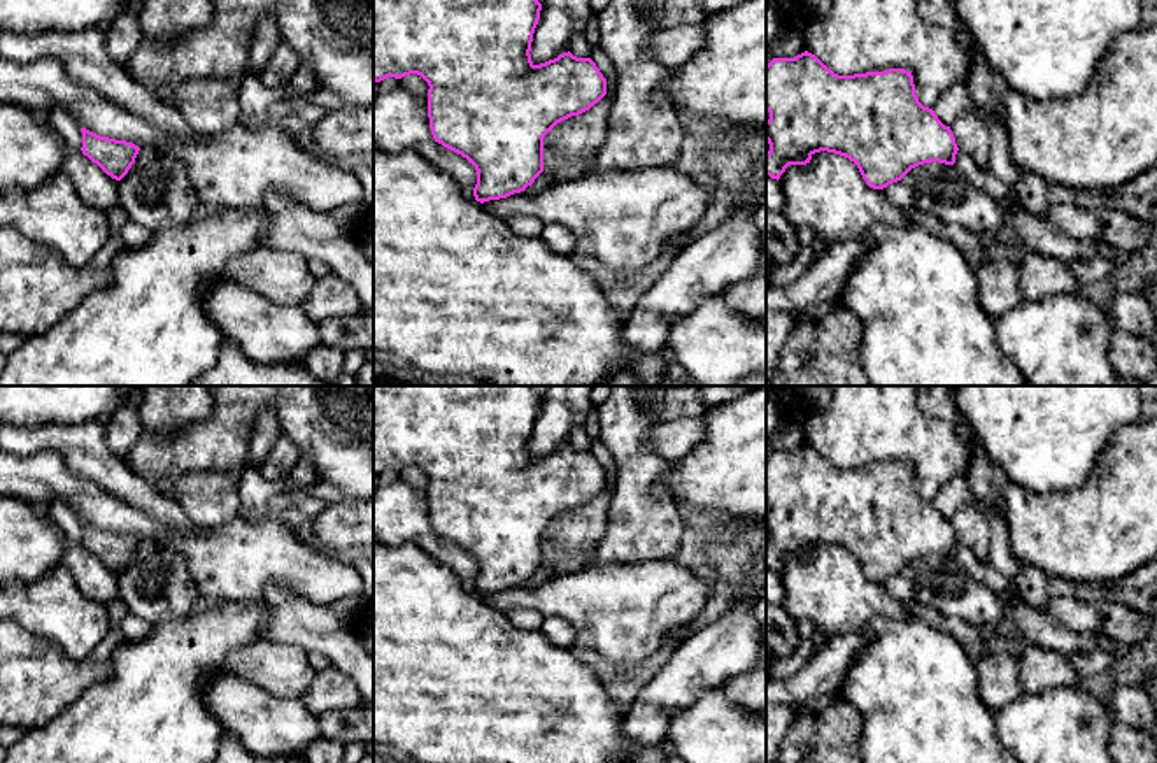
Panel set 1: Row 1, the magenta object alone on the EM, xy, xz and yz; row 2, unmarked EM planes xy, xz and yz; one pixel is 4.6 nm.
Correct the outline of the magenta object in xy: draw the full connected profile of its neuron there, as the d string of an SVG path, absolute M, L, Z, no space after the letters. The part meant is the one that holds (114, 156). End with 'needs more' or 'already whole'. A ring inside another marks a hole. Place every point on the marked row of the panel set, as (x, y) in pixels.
M81 128L81 132L82 154L96 163L107 175L121 181L135 163L140 147L126 140L100 137L86 128Z; already whole

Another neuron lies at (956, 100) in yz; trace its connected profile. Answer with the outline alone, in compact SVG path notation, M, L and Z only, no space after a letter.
M957 82L948 88L933 107L934 114L945 126L952 126L954 121L968 109L971 109L971 98L966 82Z

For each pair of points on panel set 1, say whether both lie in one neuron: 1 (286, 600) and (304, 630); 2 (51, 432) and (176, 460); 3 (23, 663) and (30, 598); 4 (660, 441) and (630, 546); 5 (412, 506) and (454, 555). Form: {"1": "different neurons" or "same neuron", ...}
{"1": "same neuron", "2": "different neurons", "3": "different neurons", "4": "different neurons", "5": "same neuron"}

